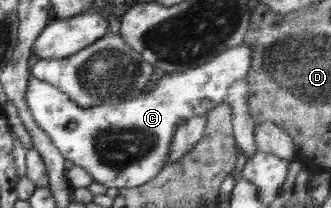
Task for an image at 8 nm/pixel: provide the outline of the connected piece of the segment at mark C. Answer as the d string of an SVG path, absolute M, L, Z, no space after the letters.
M248 43L218 50L208 62L180 74L165 73L154 88L140 92L116 106L84 108L56 85L28 78L26 101L34 122L50 136L66 160L84 168L86 173L106 188L134 188L154 179L166 166L170 144L176 129L192 115L208 114L228 94L228 88L242 80L250 70Z

